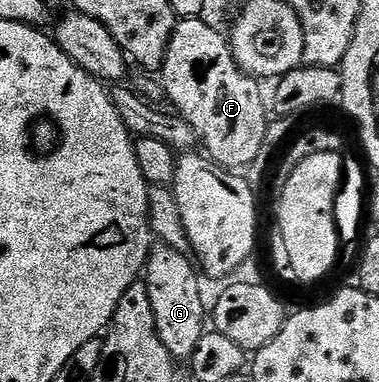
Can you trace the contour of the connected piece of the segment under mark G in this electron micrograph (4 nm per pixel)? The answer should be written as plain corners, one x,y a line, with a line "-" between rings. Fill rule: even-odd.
162,243
154,244
145,263
143,281
155,313
156,331
167,351
178,361
190,360
207,325
207,303
201,295
200,274
180,249

